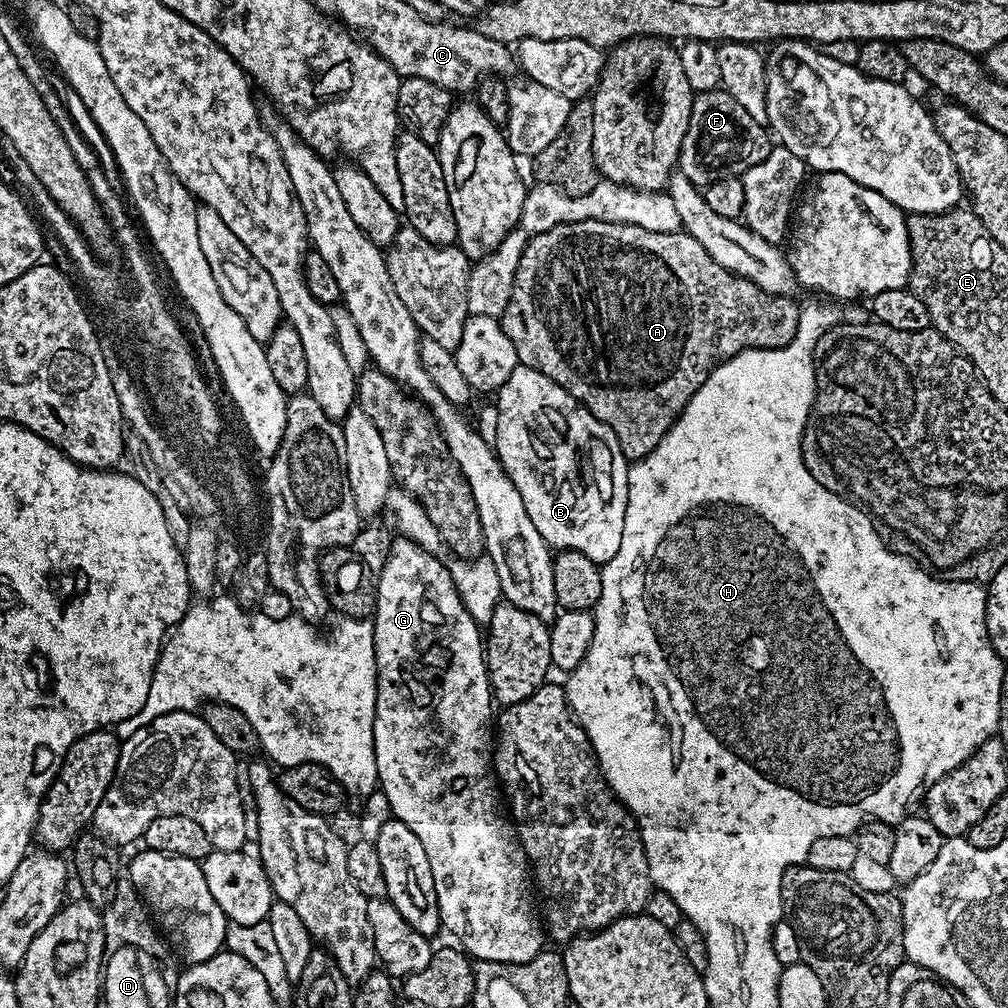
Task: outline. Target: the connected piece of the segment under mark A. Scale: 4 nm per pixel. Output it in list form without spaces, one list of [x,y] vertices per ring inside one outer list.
[[[584,220],[556,225],[545,232],[529,235],[527,239],[522,250],[522,262],[518,264],[518,274],[514,274],[514,290],[510,294],[510,303],[506,306],[503,316],[499,317],[500,325],[504,327],[506,338],[514,342],[517,361],[523,367],[534,368],[558,386],[562,386],[574,399],[588,408],[590,414],[594,414],[594,418],[610,426],[610,430],[614,430],[618,438],[622,454],[629,462],[649,456],[658,446],[658,442],[662,442],[662,438],[676,421],[677,406],[688,404],[693,394],[704,384],[714,364],[712,356],[717,352],[721,355],[720,358],[725,360],[748,348],[780,348],[796,336],[801,305],[795,304],[792,296],[771,295],[756,283],[728,272],[718,263],[712,263],[710,254],[706,254],[700,243],[683,230],[655,233],[636,225]]]

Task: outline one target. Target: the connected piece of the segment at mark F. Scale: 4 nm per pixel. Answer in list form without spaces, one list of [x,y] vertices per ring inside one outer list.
[[[697,92],[692,97],[690,126],[682,142],[678,172],[692,184],[707,186],[724,177],[735,177],[741,170],[767,158],[770,151],[770,132],[763,123],[755,121],[730,93]]]

